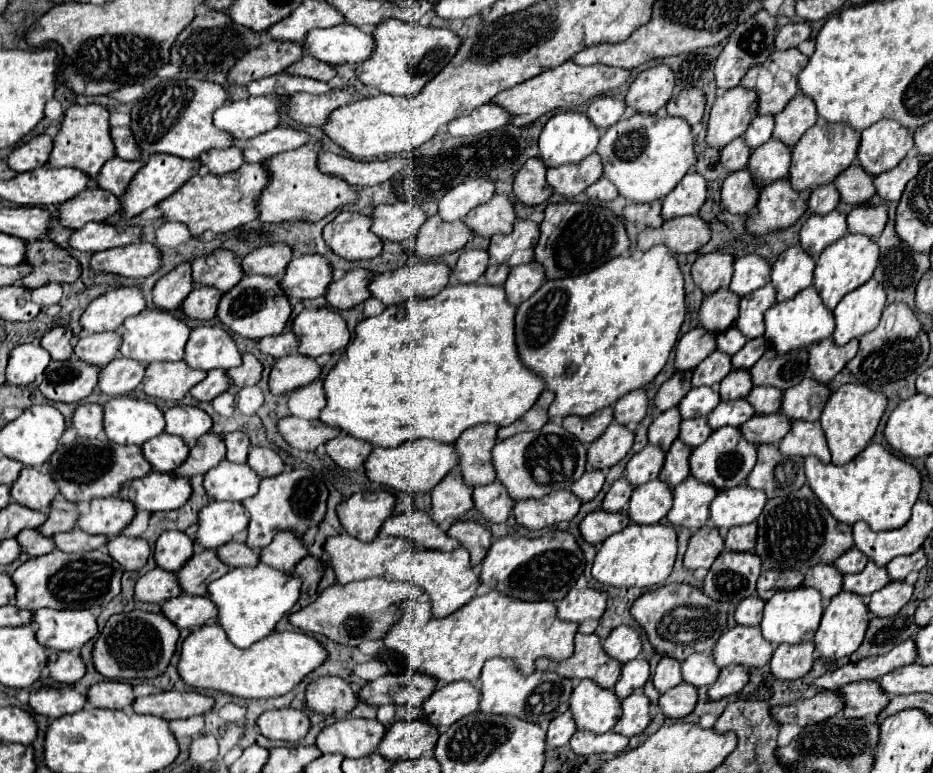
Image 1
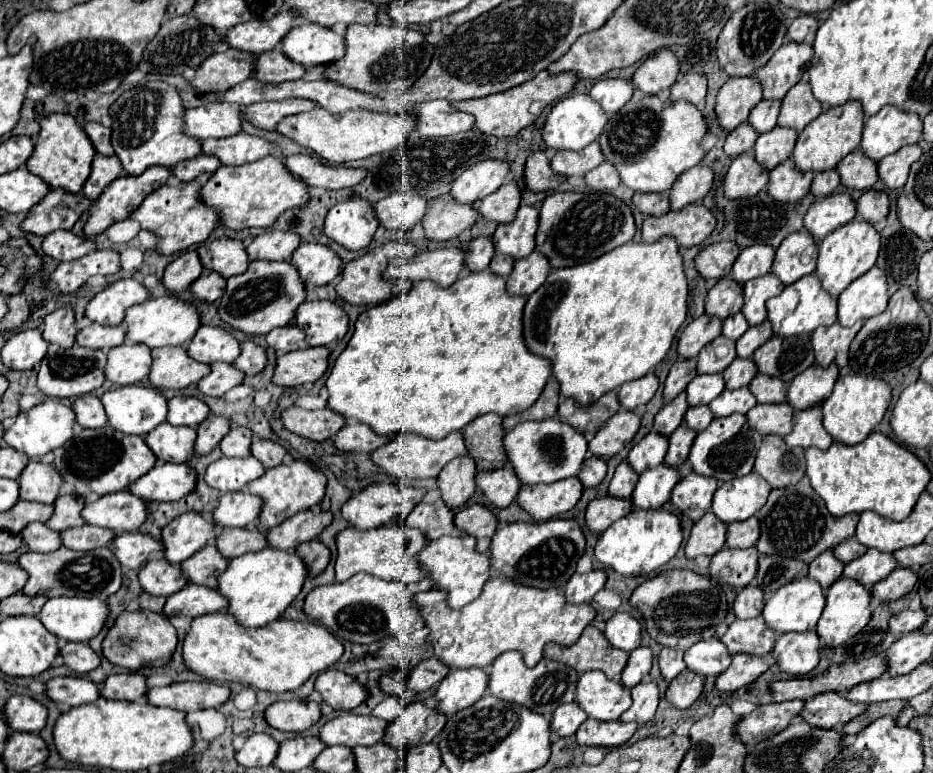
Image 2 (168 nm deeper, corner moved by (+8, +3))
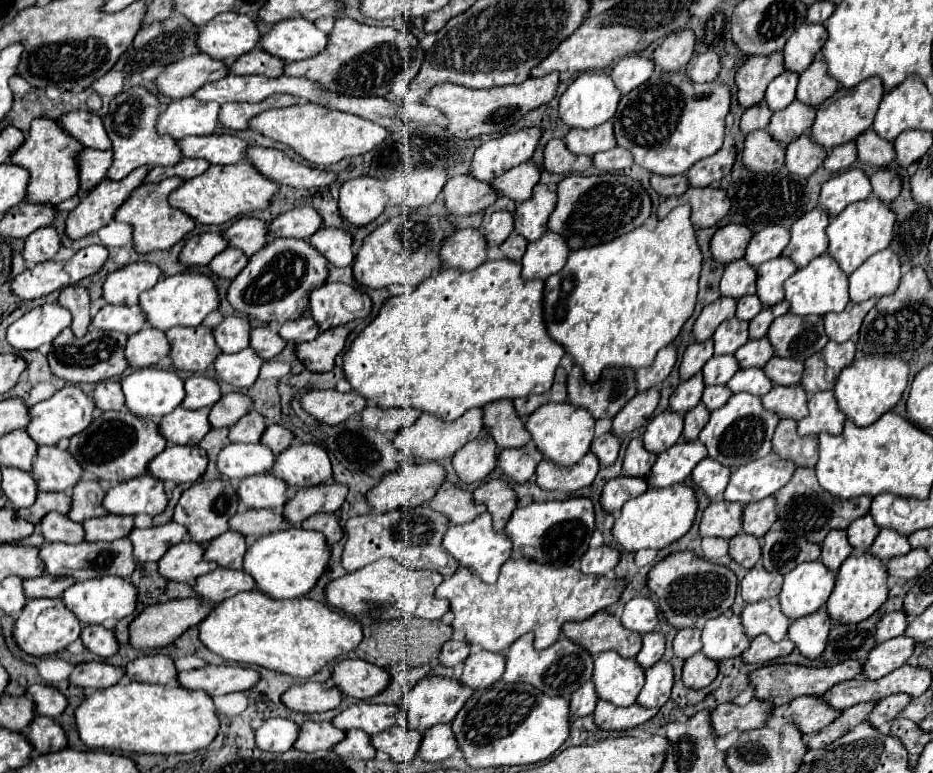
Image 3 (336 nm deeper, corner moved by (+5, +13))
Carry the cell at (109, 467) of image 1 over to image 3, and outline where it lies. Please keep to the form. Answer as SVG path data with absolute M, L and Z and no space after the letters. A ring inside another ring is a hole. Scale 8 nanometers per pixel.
M107 411L91 421L91 425L71 437L69 453L77 459L77 463L87 469L95 465L101 469L99 479L107 479L111 483L129 481L133 477L145 475L153 457L157 457L167 447L167 441L159 435L157 423L151 419L139 419L129 411Z

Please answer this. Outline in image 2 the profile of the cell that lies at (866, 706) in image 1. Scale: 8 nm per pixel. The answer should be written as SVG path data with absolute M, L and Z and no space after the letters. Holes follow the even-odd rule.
M822 693L804 703L800 717L818 729L836 729L858 717L866 705L848 701L842 693Z

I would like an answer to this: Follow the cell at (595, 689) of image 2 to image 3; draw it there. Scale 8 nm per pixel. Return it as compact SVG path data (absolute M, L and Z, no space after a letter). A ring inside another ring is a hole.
M607 651L595 659L591 681L601 701L627 707L635 703L645 683L645 671L635 659L623 659L615 651Z

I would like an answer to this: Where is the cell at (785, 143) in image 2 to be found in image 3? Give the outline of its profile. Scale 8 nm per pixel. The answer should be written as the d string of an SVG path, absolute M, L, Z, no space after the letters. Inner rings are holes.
M793 101L783 111L773 113L767 131L781 145L789 145L791 141L795 141L803 133L807 133L807 129L811 129L813 119L815 119L815 109L813 107L807 107L799 101Z

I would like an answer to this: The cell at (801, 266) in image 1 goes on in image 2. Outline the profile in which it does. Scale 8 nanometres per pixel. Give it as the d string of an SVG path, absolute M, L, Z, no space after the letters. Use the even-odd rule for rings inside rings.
M796 231L780 243L772 265L772 273L784 285L790 285L816 269L816 257L818 241L812 237L812 233Z

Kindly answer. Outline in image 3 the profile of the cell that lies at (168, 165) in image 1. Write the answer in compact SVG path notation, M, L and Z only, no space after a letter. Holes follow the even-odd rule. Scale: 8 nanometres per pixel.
M139 167L121 181L103 179L67 217L65 233L71 239L81 239L99 231L113 221L115 211L129 199L129 195L143 183L149 167Z

